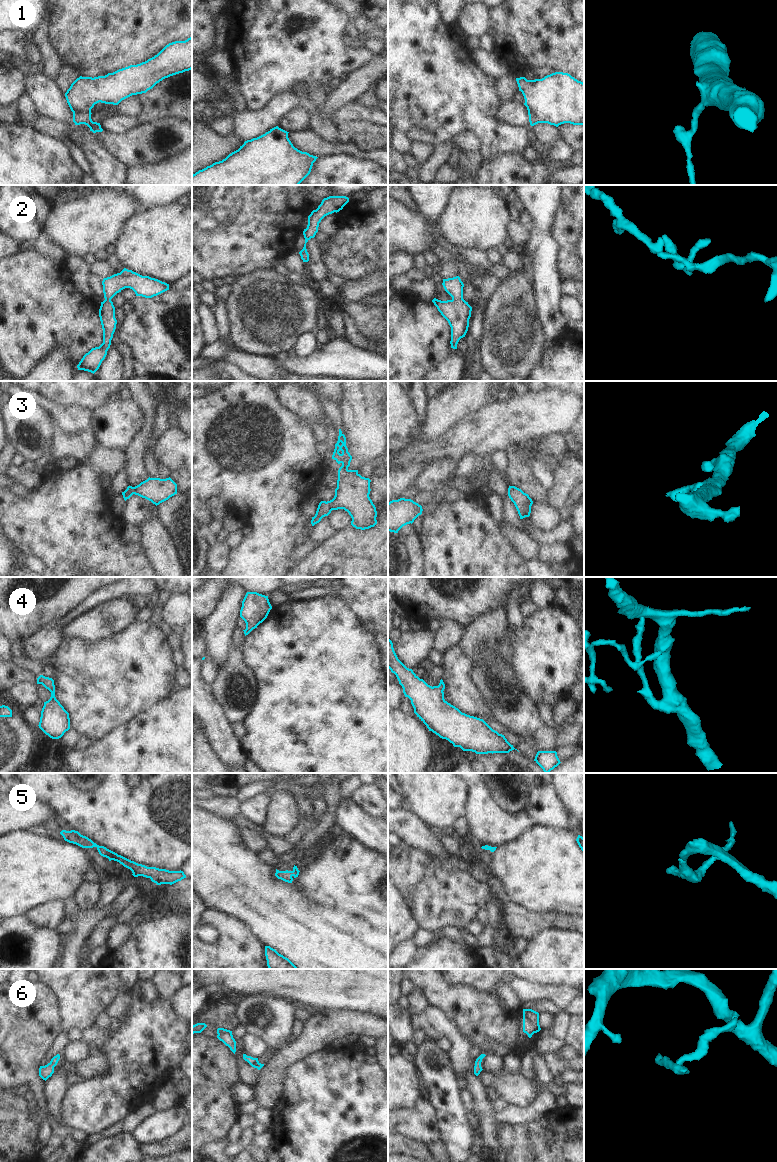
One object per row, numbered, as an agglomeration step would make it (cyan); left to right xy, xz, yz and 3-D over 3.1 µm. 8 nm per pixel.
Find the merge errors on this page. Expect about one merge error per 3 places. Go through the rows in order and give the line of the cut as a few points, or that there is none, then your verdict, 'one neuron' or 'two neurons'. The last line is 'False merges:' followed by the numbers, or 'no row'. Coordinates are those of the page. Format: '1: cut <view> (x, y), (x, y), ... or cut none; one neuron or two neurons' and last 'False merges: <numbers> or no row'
1: cut none; one neuron
2: cut none; one neuron
3: cut none; one neuron
4: cut none; one neuron
5: cut none; one neuron
6: cut none; one neuron
False merges: no row

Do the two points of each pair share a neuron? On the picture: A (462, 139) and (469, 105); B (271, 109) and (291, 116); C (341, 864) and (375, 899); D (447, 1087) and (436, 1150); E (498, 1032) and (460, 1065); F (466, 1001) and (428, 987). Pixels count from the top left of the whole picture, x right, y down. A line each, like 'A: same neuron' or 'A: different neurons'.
A: different neurons
B: different neurons
C: same neuron
D: different neurons
E: different neurons
F: same neuron

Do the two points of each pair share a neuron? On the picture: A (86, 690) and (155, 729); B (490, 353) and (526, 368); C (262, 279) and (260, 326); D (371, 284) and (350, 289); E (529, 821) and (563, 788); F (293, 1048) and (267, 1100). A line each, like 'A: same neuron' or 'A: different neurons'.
A: different neurons
B: same neuron
C: same neuron
D: same neuron
E: different neurons
F: same neuron

